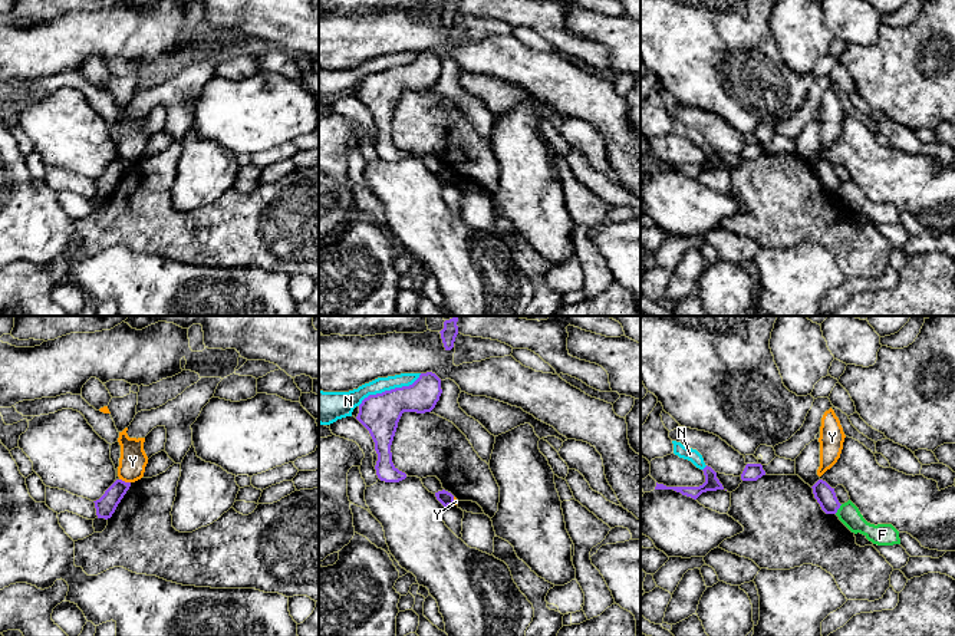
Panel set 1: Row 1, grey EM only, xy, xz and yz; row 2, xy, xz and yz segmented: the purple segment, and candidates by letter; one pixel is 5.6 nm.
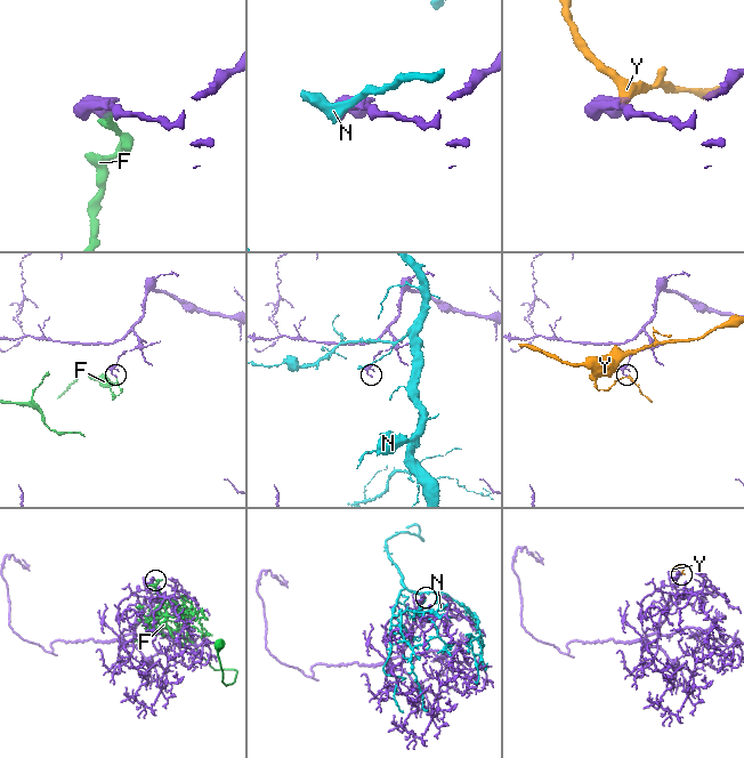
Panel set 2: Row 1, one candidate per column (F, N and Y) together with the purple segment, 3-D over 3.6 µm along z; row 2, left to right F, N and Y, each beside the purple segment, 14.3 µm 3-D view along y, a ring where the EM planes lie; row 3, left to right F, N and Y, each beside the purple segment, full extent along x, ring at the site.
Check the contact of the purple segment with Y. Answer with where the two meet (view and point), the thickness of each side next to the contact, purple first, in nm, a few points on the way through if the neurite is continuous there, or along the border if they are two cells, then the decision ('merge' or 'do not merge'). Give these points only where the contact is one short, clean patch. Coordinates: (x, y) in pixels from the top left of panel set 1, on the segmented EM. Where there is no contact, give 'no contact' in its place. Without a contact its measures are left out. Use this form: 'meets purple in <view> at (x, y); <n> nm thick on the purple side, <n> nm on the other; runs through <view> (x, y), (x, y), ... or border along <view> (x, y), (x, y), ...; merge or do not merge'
meets purple in xy at (124, 481); 110 nm thick on the purple side, 150 nm on the other; border along xy (119, 478), (129, 483); do not merge

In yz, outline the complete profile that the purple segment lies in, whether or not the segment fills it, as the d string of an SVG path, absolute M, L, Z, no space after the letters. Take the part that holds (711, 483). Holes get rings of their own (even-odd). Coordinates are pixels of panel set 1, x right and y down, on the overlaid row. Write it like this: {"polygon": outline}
{"polygon": "M707 465L702 471L705 475L705 482L699 487L666 487L656 482L655 490L674 490L694 500L697 500L702 492L724 490L722 484L717 478L717 472L711 467Z"}

